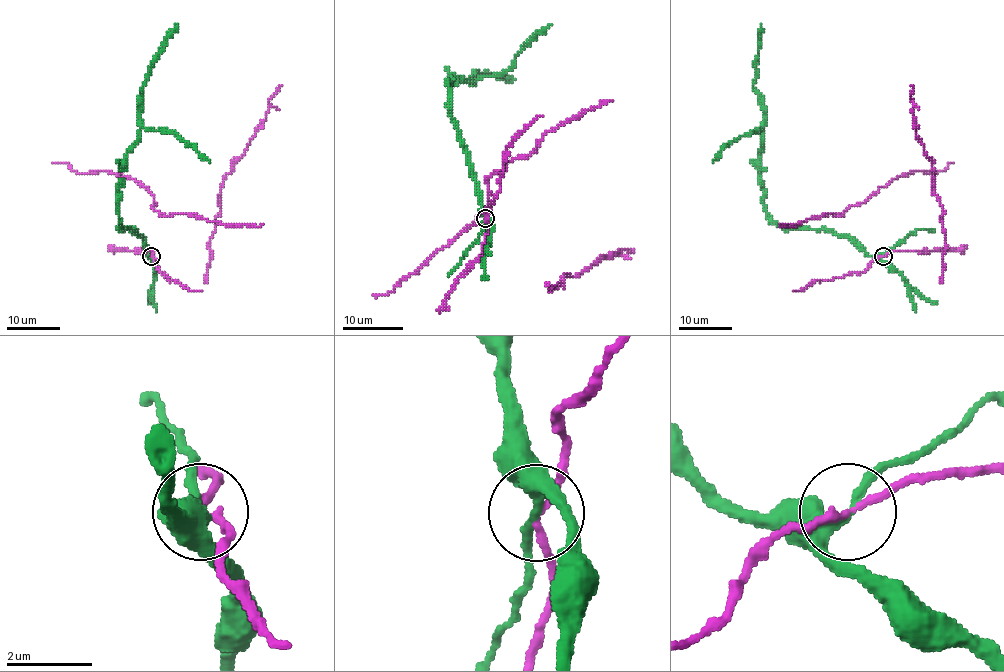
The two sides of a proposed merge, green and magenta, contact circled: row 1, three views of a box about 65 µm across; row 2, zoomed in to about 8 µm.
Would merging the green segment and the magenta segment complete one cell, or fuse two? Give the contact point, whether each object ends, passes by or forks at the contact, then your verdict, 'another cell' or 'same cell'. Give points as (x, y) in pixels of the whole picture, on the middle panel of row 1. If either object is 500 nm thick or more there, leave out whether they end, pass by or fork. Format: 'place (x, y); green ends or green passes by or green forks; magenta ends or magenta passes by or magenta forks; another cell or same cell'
place (485, 218); green forks; magenta passes by; another cell

